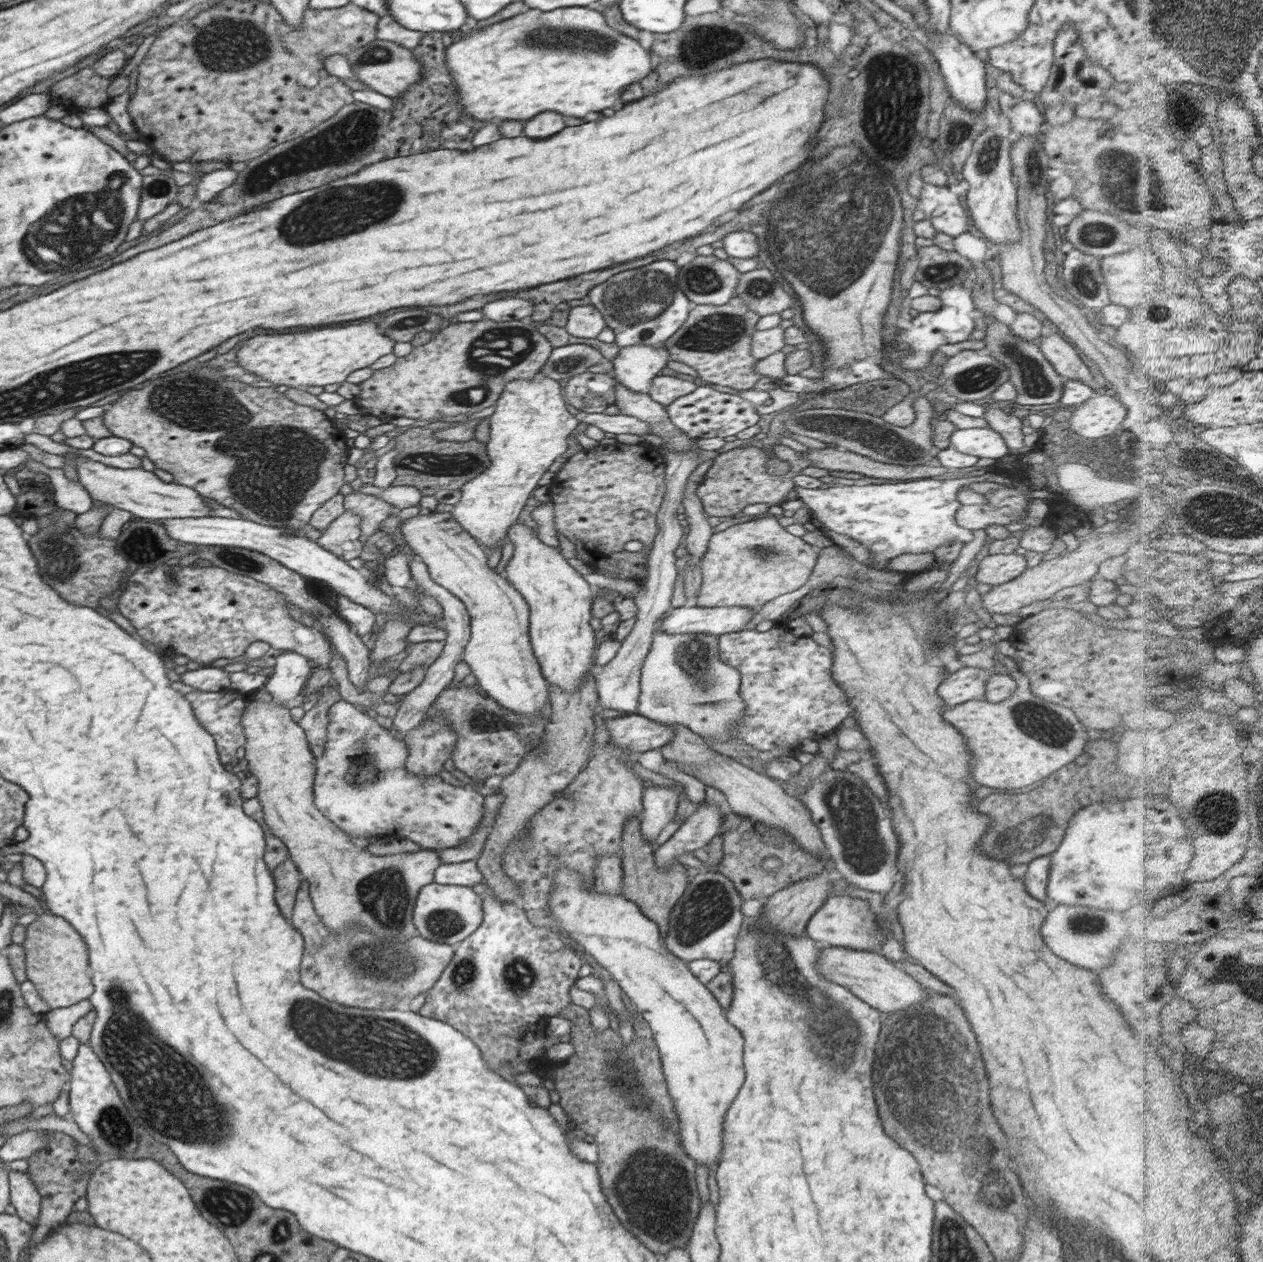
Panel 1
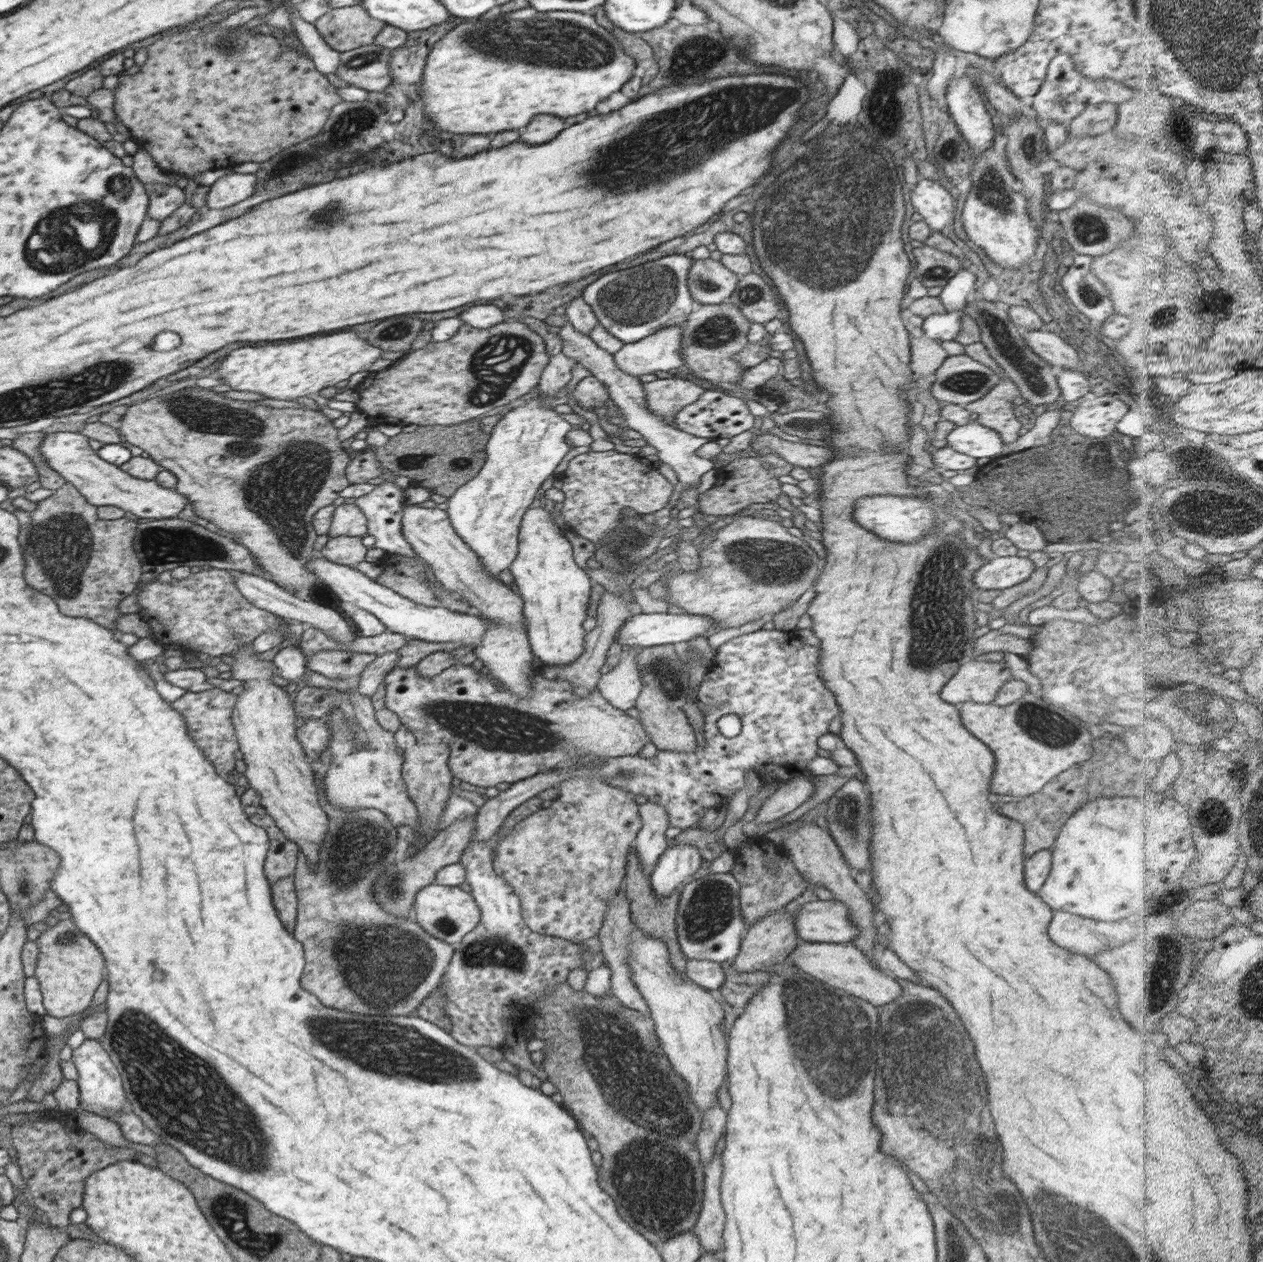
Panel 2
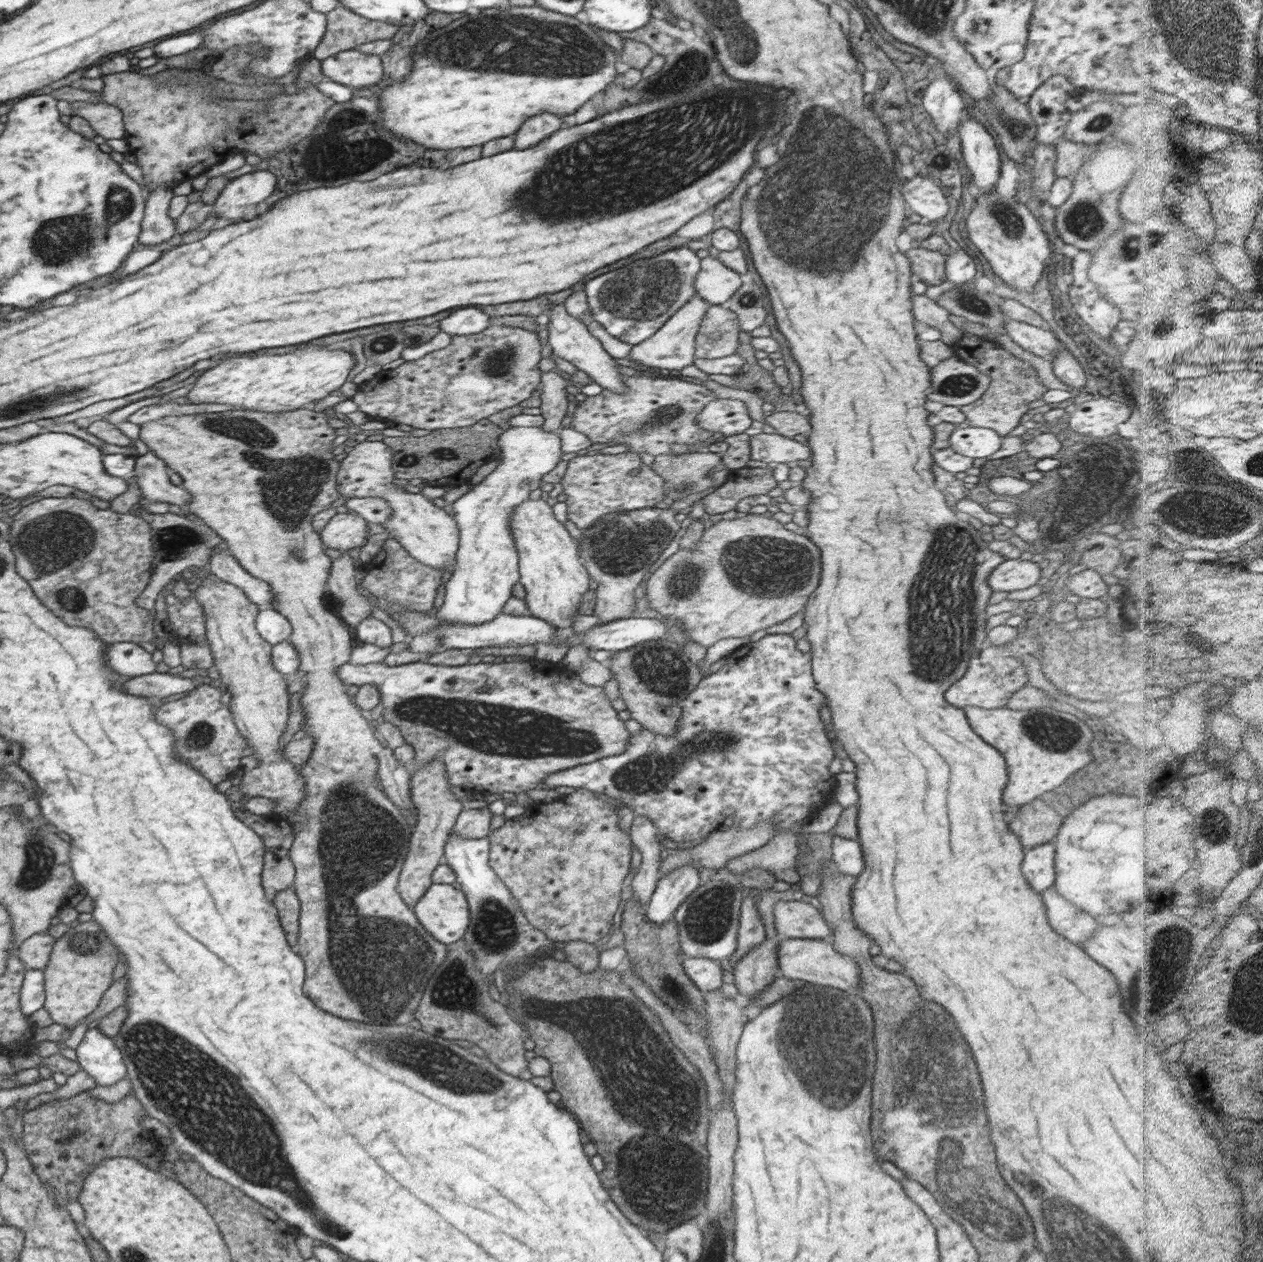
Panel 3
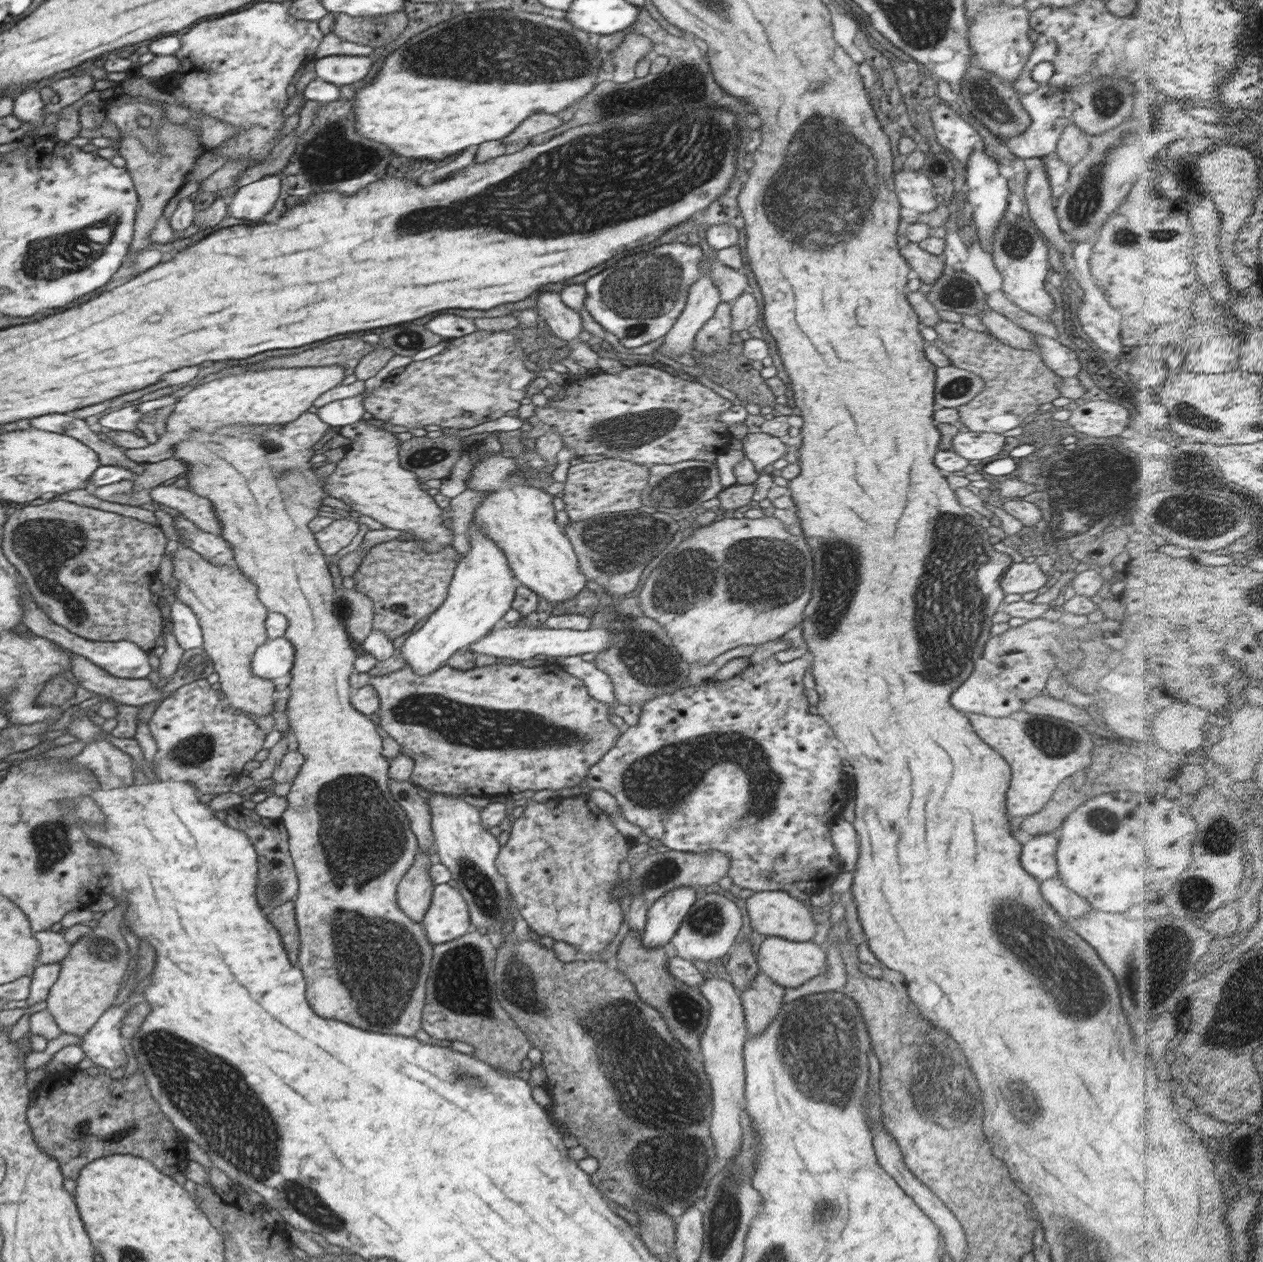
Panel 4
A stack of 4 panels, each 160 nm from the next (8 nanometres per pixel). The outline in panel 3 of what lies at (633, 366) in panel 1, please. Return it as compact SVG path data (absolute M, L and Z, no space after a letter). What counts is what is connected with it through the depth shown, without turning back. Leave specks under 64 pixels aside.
M694 293L663 325L658 332L642 343L632 346L628 358L662 370L682 370L693 364L695 359L696 334L702 319L709 309L709 302L698 293Z

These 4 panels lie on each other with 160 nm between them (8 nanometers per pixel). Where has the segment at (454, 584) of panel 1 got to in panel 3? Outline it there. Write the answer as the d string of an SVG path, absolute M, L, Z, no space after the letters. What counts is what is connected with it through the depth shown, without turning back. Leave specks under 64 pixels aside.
M367 439L353 446L347 456L340 461L337 472L337 489L340 496L351 498L383 498L392 509L392 518L386 522L386 532L395 539L405 553L422 564L435 569L456 567L459 550L459 529L453 516L434 503L427 493L410 493L394 483L392 469L392 449L383 441Z

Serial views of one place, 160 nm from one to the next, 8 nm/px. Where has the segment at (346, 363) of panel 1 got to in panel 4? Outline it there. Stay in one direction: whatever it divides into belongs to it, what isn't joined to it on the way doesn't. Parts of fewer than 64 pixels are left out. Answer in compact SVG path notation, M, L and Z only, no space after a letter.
M333 364L332 366L305 366L304 368L265 368L264 370L259 368L207 380L204 383L199 383L198 386L176 400L172 406L173 412L161 427L163 431L155 443L141 449L124 449L124 454L137 463L160 462L172 458L175 454L175 444L187 440L189 434L193 434L193 430L203 430L203 432L214 434L219 428L231 424L267 424L267 426L288 424L304 414L316 398L340 385L344 378L344 367Z

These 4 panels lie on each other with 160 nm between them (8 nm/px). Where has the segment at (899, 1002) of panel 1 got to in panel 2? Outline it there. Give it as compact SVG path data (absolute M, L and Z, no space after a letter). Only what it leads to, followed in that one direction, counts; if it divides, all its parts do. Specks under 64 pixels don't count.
M801 941L787 956L785 962L797 966L804 973L810 974L823 983L835 986L837 989L844 990L851 996L866 1001L876 1008L890 1004L902 996L902 988L898 979L879 966L874 966L869 958L852 944Z

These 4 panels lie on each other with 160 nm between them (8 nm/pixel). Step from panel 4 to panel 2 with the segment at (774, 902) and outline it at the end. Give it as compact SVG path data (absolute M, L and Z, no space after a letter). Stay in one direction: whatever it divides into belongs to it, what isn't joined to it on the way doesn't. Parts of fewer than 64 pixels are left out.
M840 901L807 902L795 910L795 931L809 943L850 943L859 930L849 919L847 906Z

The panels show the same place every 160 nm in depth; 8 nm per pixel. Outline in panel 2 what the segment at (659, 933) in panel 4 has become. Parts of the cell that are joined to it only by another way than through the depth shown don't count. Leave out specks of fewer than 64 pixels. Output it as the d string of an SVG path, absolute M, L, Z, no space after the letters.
M694 845L667 847L650 876L650 885L657 896L670 896L675 888L689 882L701 871L702 855Z

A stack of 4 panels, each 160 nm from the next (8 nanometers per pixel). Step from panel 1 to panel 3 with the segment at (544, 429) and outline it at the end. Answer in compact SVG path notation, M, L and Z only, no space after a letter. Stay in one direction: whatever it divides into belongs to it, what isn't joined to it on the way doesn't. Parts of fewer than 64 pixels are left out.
M510 427L505 430L498 441L502 454L502 463L484 481L476 484L470 491L453 502L454 521L459 529L459 550L456 554L456 567L452 578L444 588L444 602L435 614L441 622L457 624L484 624L494 620L504 604L512 598L512 588L519 583L518 549L510 533L510 518L514 507L529 498L530 492L541 488L544 474L556 468L562 460L561 438L559 432L547 432L542 427Z

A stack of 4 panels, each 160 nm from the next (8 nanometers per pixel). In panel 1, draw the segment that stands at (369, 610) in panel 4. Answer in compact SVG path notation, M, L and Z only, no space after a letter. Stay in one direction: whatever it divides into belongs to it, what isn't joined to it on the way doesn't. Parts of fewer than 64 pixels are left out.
M345 511L326 531L321 532L317 544L346 562L358 558L364 539L360 522L362 519L358 515Z

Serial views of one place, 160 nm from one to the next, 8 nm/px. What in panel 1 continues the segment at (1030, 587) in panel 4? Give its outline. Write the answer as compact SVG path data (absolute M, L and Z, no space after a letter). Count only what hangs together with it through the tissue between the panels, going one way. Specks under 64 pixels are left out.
M1013 554L986 555L973 571L976 583L996 587L1014 580L1015 577L1027 569L1025 556Z

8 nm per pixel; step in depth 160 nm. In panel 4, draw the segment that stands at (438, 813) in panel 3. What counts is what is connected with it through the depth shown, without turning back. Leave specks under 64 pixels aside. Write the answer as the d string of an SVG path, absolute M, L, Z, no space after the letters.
M419 851L414 866L409 868L397 886L396 902L400 910L414 922L421 924L431 905L435 883L430 878L429 866L437 861L436 854Z

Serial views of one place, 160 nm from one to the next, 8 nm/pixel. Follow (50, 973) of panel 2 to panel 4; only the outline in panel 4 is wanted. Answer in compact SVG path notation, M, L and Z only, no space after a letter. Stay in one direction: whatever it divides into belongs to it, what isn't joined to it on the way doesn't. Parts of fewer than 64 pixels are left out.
M94 937L88 940L86 946L80 944L80 941L71 944L67 957L60 962L59 977L51 986L46 998L47 1010L52 1014L56 1025L64 1033L78 1037L84 1037L102 1014L115 1004L124 974L130 966L131 956L128 948L118 950L118 958L112 958L112 962L104 962L100 956L96 956L96 952L92 952L92 944Z

